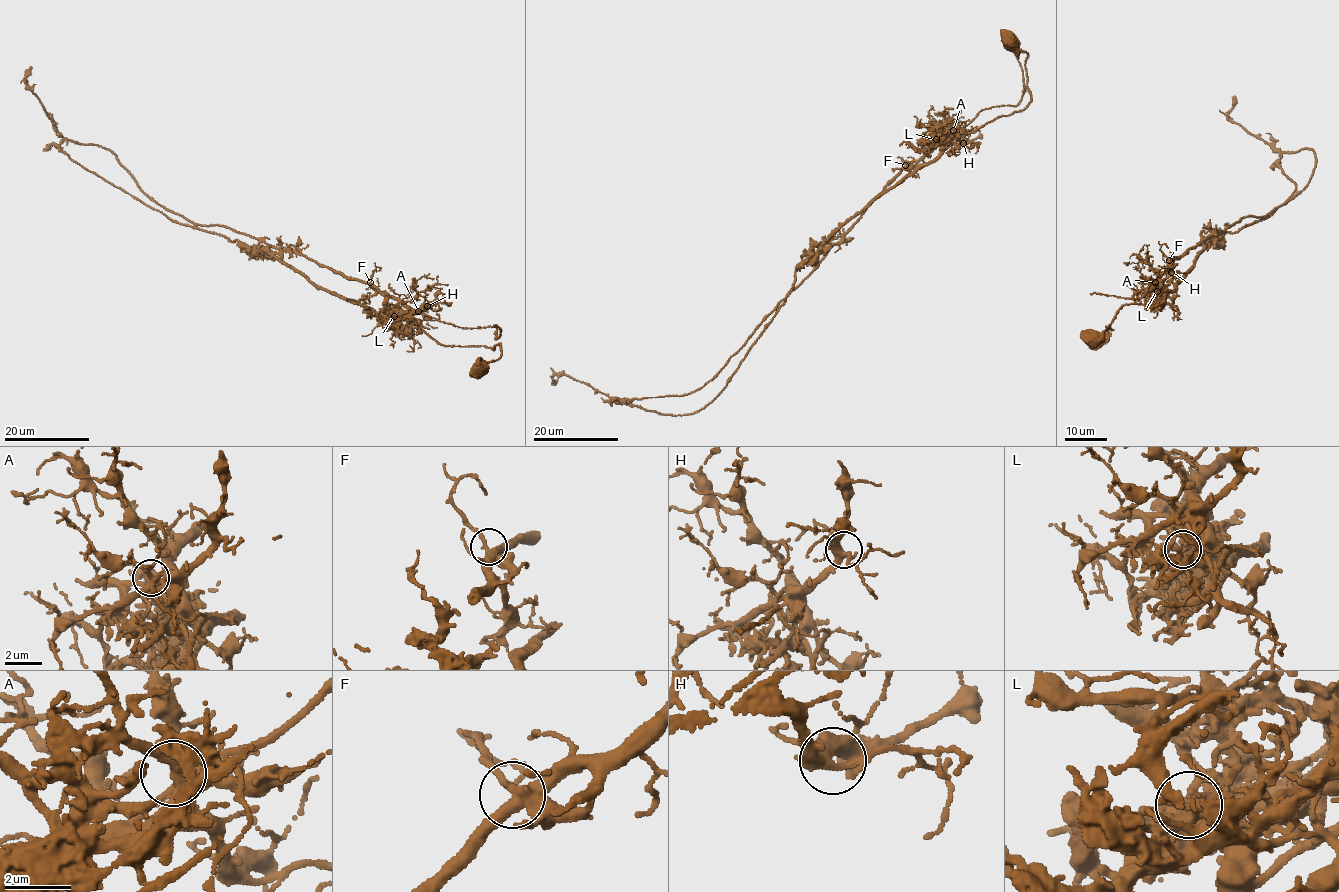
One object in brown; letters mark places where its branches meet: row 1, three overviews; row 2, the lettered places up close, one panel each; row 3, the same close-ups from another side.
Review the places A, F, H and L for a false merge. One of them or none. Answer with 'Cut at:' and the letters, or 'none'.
Cut at: L

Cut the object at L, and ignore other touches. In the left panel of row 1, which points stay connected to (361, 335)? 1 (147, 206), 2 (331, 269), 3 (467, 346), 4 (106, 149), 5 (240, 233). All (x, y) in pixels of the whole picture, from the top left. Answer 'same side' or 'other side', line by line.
1: other side
2: same side
3: other side
4: same side
5: same side

